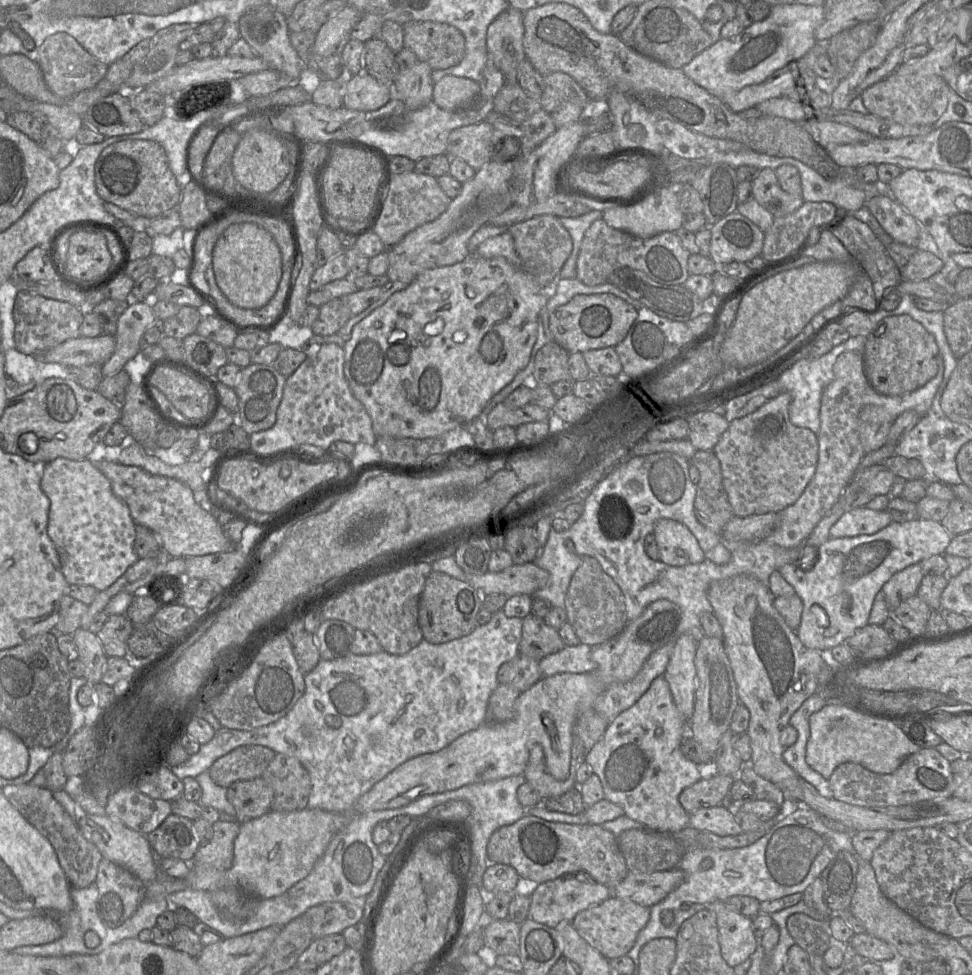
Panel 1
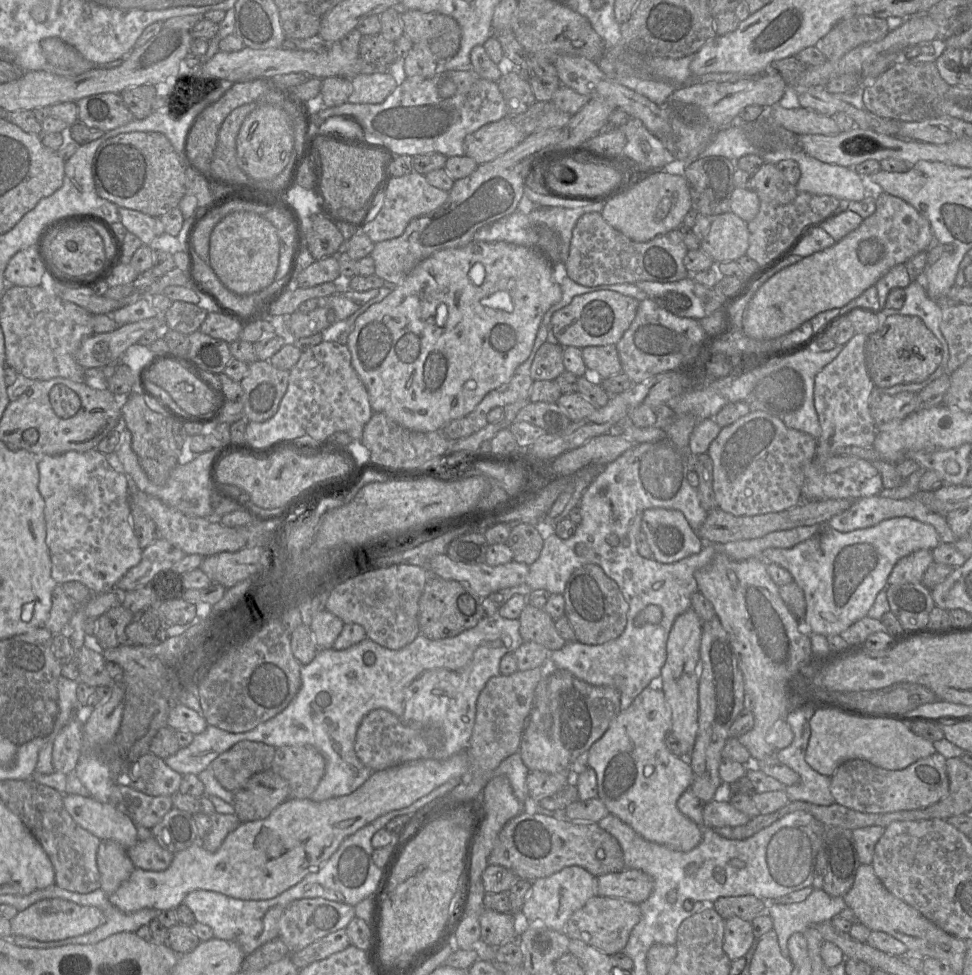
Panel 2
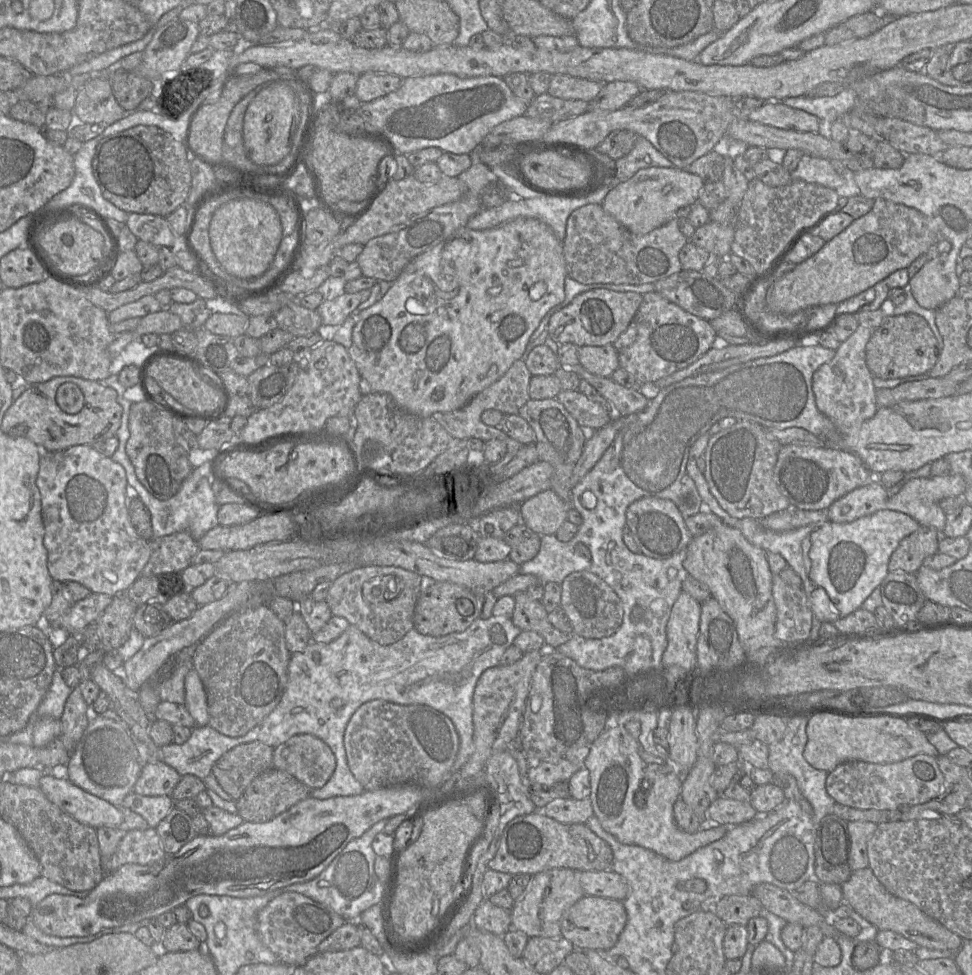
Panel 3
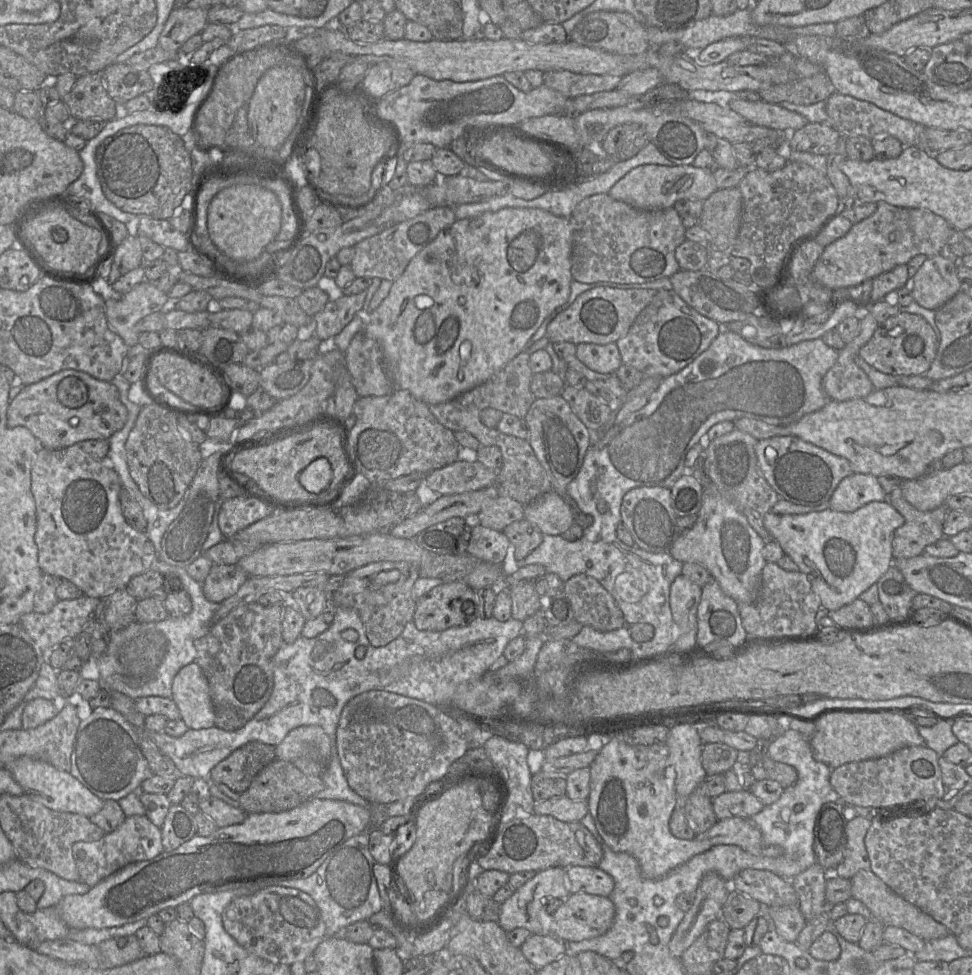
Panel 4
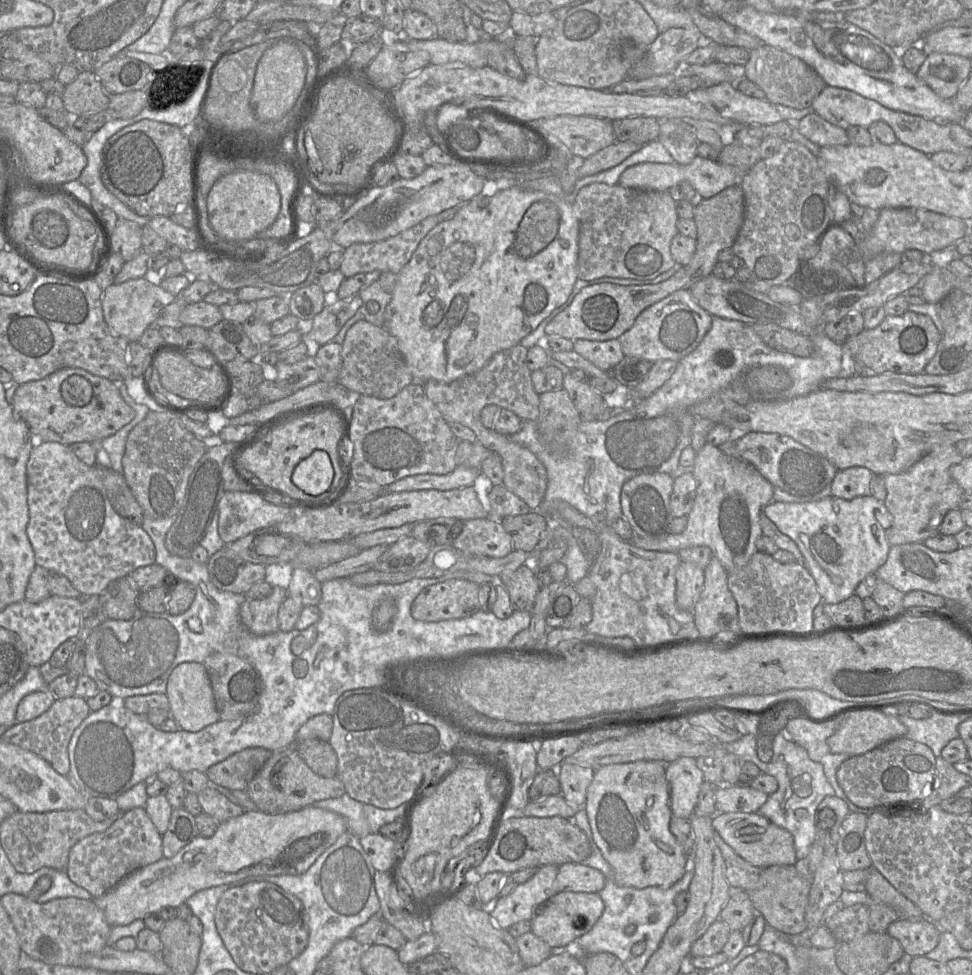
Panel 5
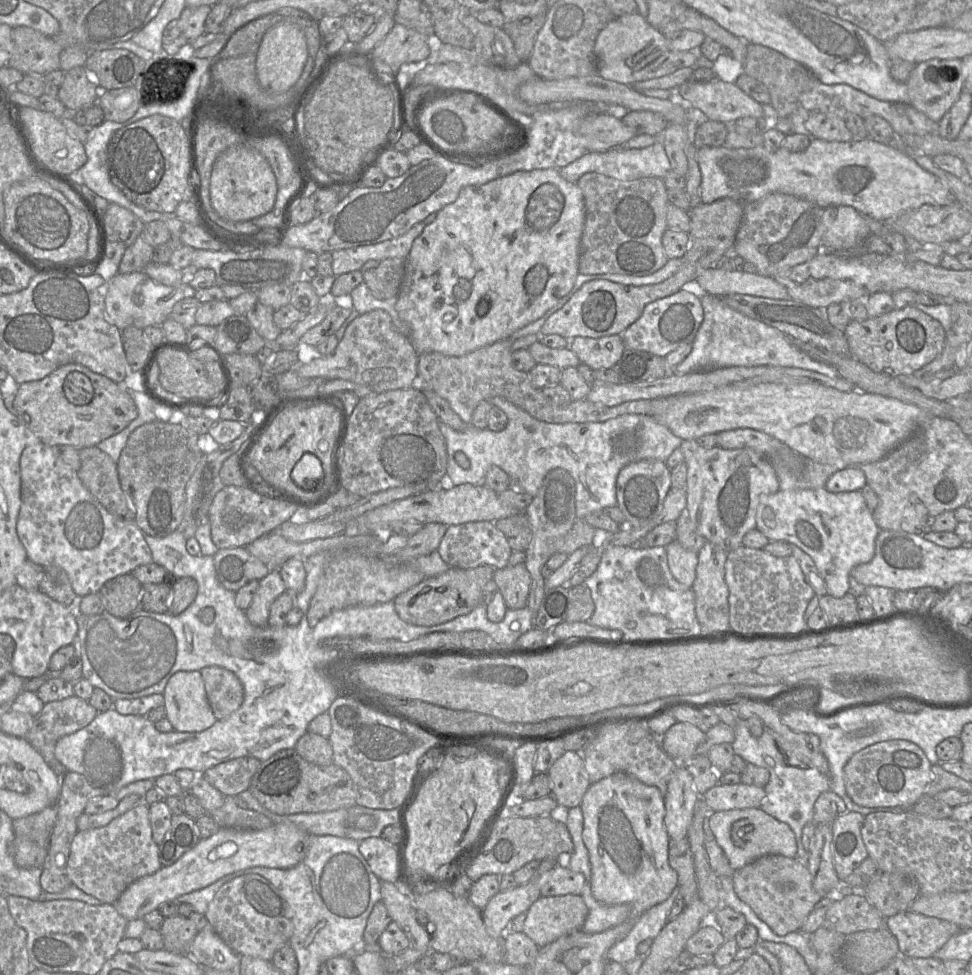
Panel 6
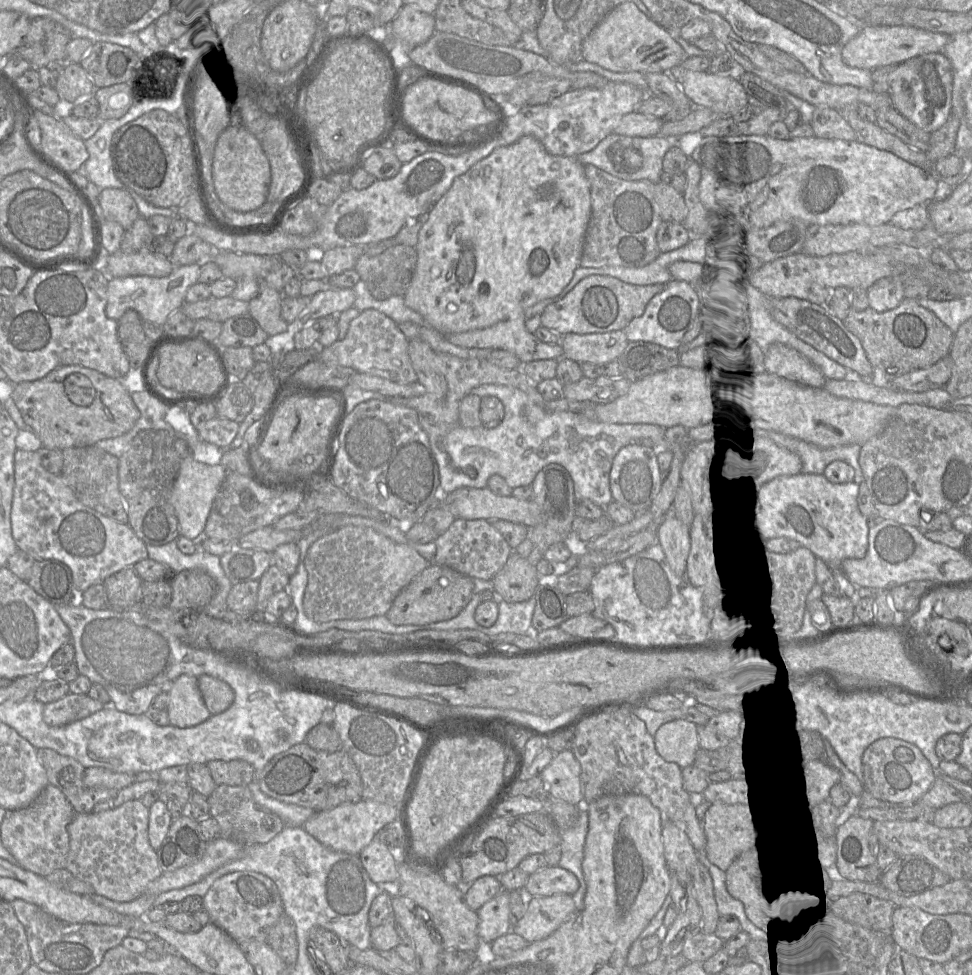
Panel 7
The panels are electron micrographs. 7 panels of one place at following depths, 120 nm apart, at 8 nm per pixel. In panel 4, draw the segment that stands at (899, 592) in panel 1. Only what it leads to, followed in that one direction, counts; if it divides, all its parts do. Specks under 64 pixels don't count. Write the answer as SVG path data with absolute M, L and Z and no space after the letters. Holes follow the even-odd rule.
M900 486L895 487L885 501L905 518L905 523L894 532L892 546L895 560L918 556L924 553L926 546L944 536L943 527L949 511L946 505L920 511L904 498Z

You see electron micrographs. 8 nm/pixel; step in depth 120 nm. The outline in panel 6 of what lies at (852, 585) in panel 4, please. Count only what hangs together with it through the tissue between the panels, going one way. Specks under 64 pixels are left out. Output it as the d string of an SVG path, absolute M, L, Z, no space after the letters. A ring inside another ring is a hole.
M825 487L778 490L774 494L761 495L755 529L770 541L785 541L806 552L823 576L828 595L835 598L849 592L851 570L873 559L880 531L860 490L832 493Z

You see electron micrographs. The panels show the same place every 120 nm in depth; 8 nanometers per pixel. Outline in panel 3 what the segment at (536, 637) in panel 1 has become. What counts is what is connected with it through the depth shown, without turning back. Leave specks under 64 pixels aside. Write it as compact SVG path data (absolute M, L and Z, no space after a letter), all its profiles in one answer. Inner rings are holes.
M520 592L514 596L515 608L512 621L522 631L535 631L545 640L546 649L557 649L571 638L556 629L548 620L548 612L542 601L533 599L527 592Z

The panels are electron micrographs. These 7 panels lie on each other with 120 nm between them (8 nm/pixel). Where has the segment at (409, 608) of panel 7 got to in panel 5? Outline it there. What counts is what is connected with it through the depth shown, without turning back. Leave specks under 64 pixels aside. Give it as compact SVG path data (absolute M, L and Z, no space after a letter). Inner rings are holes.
M449 579L425 587L411 606L411 615L423 622L470 617L481 610L479 585L465 579Z

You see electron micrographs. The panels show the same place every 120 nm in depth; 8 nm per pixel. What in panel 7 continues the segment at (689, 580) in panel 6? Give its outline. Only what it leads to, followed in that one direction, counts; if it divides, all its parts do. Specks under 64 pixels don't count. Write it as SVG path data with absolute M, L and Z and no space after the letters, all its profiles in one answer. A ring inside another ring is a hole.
M673 509L658 528L657 538L670 568L678 576L685 576L691 550L690 527L677 518Z

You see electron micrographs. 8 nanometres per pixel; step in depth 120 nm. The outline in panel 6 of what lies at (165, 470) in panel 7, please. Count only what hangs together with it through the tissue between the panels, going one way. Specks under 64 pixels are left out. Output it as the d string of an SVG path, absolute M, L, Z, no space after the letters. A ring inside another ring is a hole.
M159 420L143 424L130 434L117 462L117 470L121 488L135 512L134 522L144 534L163 538L181 524L186 484L203 455L197 444L198 436L186 426Z

